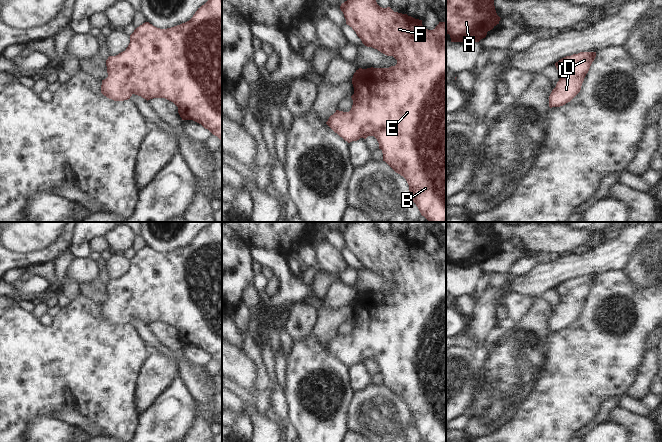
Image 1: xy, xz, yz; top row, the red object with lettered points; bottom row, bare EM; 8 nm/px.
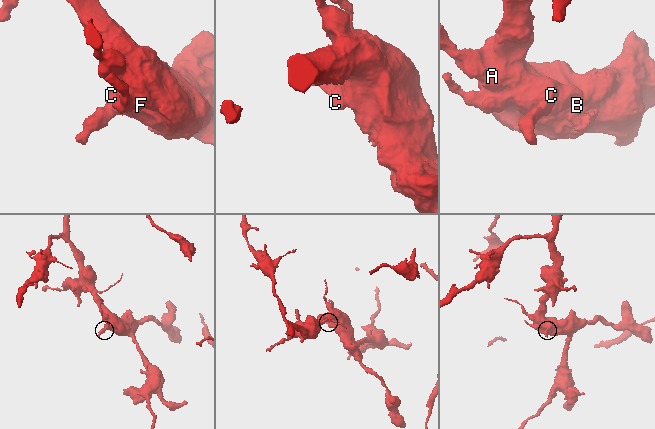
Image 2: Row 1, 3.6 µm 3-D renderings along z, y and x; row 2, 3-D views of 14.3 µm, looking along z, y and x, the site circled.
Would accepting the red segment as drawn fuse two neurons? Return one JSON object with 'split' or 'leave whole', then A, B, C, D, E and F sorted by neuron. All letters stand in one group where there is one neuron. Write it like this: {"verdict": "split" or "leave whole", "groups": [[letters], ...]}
{"verdict": "leave whole", "groups": [["A", "B", "C", "D", "E", "F"]]}

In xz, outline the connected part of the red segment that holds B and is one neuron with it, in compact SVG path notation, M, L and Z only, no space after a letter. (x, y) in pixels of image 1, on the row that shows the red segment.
M347 0L341 4L340 9L344 14L346 24L356 32L365 46L377 49L387 56L393 56L397 60L397 64L389 68L371 67L356 70L352 78L354 94L351 96L353 100L351 110L349 112L336 110L326 124L348 143L360 138L366 139L368 136L374 136L379 143L379 149L382 150L383 161L406 179L411 195L410 201L416 204L421 215L429 222L446 222L446 22L439 22L433 30L428 30L423 27L422 20L394 12L390 7L382 8L376 0Z

